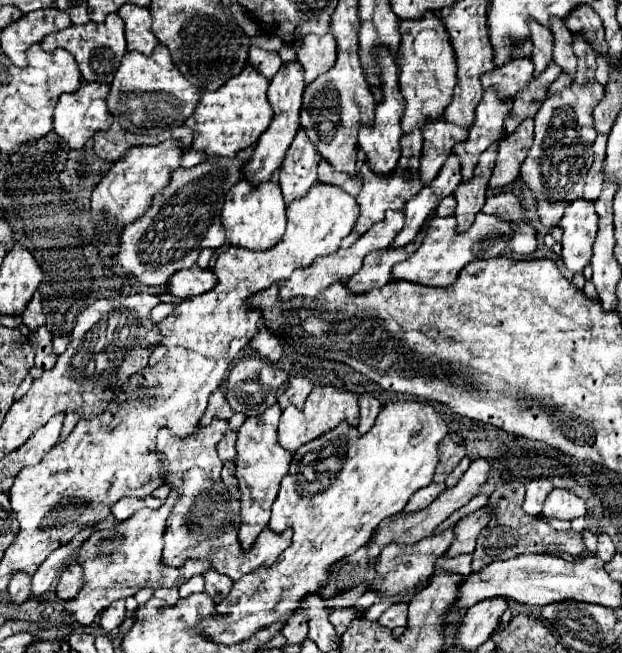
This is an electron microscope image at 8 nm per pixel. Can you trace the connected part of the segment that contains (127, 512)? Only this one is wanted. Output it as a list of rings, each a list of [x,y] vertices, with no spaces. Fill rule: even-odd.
[[[125,496],[125,498],[121,498],[121,500],[117,500],[115,504],[113,504],[113,508],[111,508],[111,512],[113,512],[113,516],[115,516],[115,520],[119,520],[119,522],[123,522],[123,520],[127,520],[127,518],[131,518],[137,510],[141,510],[141,508],[159,508],[163,504],[163,500],[159,500],[159,498],[155,498],[155,496],[145,496],[145,498],[133,498],[133,496]]]

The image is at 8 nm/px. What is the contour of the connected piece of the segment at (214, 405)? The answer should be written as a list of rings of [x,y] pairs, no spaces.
[[[215,390],[211,394],[211,398],[209,398],[209,406],[207,406],[201,422],[209,424],[209,420],[213,420],[213,418],[231,418],[231,414],[233,412],[231,412],[231,408],[229,408],[229,404],[225,400],[225,394],[221,390]]]

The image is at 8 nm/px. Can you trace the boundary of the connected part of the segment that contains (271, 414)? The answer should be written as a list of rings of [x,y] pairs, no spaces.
[[[279,402],[269,406],[259,416],[249,416],[239,430],[237,438],[237,472],[235,478],[239,482],[241,492],[241,526],[239,526],[239,542],[243,548],[249,548],[255,542],[255,536],[269,524],[271,518],[271,504],[279,492],[279,482],[289,470],[289,462],[293,458],[291,452],[281,448],[277,440],[277,422],[281,416]]]

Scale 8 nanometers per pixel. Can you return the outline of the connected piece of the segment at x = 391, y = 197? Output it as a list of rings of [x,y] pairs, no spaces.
[[[415,126],[409,134],[403,134],[403,138],[401,138],[401,158],[399,158],[399,162],[397,162],[397,166],[395,166],[395,170],[391,174],[387,174],[387,176],[375,174],[369,166],[365,166],[361,170],[361,174],[363,174],[363,188],[361,188],[359,196],[357,196],[357,202],[361,206],[361,216],[359,216],[359,220],[357,220],[355,228],[353,228],[359,236],[365,234],[375,222],[383,220],[385,210],[389,210],[389,208],[393,208],[393,210],[403,208],[405,202],[423,188],[423,180],[419,178],[421,152],[423,152],[423,134],[421,134],[421,128]]]

